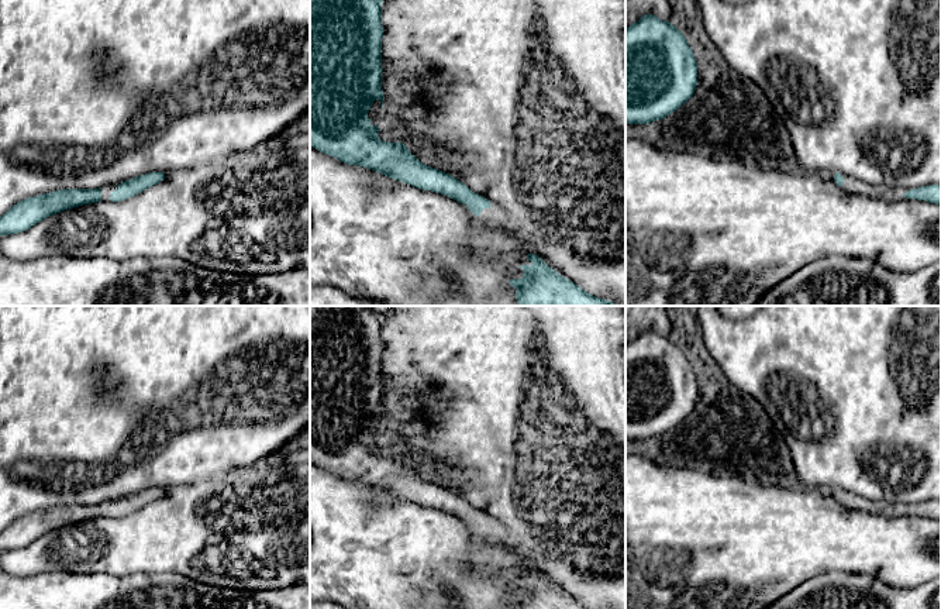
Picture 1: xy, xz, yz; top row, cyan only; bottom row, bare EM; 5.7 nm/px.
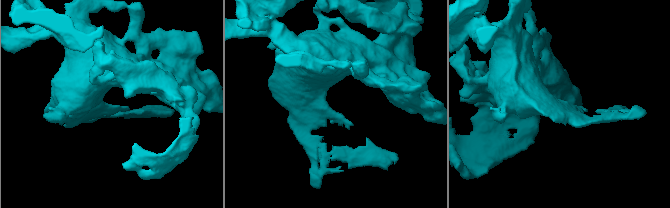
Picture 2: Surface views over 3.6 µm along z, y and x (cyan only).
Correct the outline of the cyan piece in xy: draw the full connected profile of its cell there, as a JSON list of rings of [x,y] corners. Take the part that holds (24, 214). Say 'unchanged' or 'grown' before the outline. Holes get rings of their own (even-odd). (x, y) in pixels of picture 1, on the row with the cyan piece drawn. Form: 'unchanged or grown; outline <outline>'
grown; outline [[[151,172],[99,189],[62,189],[24,199],[0,217],[0,235],[25,231],[49,216],[97,202],[121,202],[162,182],[163,172]]]

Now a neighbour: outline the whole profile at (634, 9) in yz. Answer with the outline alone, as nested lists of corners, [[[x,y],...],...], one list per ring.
[[[625,0],[625,28],[637,23],[642,16],[652,14],[662,21],[669,21],[671,8],[668,0]]]

